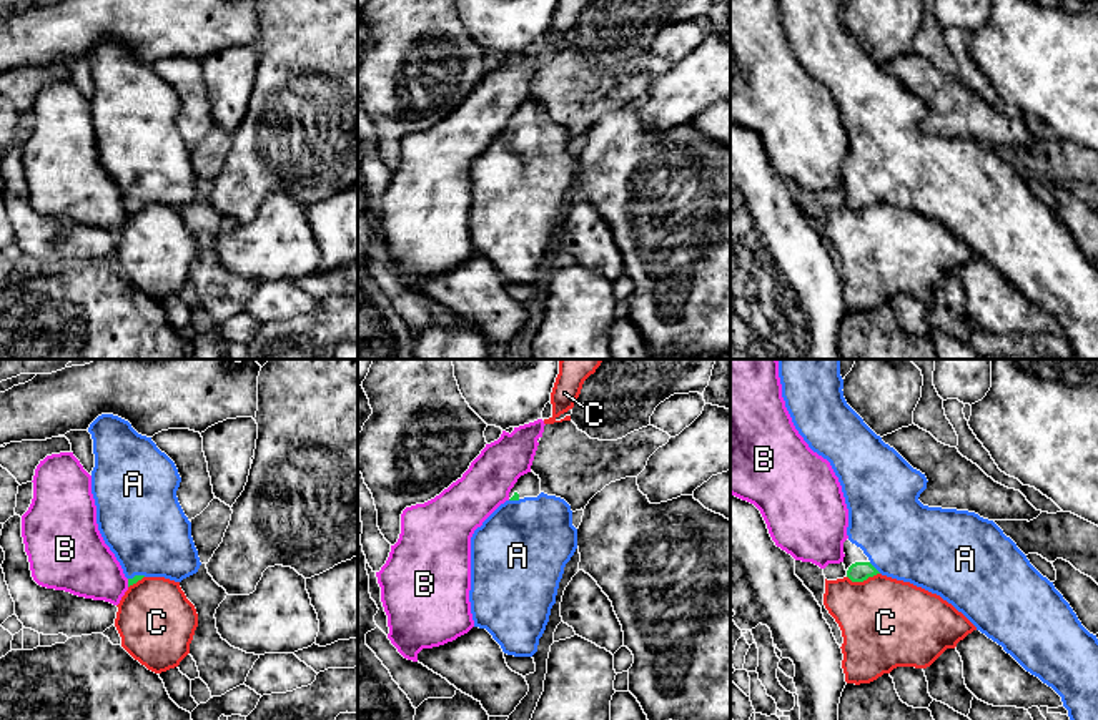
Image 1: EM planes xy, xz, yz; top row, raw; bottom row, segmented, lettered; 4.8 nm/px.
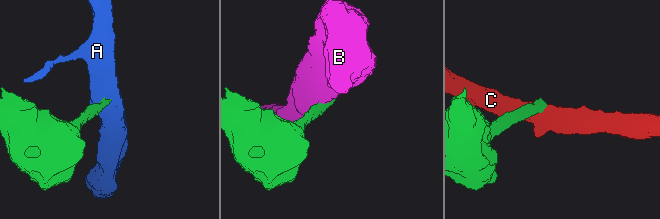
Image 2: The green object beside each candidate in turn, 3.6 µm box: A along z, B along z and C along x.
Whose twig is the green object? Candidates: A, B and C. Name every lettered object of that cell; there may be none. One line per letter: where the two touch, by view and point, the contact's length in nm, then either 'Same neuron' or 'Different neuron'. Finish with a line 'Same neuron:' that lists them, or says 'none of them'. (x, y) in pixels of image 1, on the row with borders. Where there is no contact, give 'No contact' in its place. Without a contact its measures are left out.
A: Touches green at yz (874, 567). Shared border 80 nm. Same neuron
B: Touches green at xy (128, 582). Shared border 40 nm. Different neuron
C: Touches green at yz (862, 581). Shared border 160 nm. Different neuron
Same neuron: A

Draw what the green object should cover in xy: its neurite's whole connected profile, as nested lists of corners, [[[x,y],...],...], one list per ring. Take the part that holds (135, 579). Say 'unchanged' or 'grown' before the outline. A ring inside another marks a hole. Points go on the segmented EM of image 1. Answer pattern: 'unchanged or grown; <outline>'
grown; [[[98,416],[88,432],[95,454],[92,494],[98,530],[120,562],[128,587],[143,577],[181,582],[196,574],[201,562],[191,537],[191,522],[176,497],[181,477],[175,462],[156,447],[151,437],[138,434],[118,416]]]

